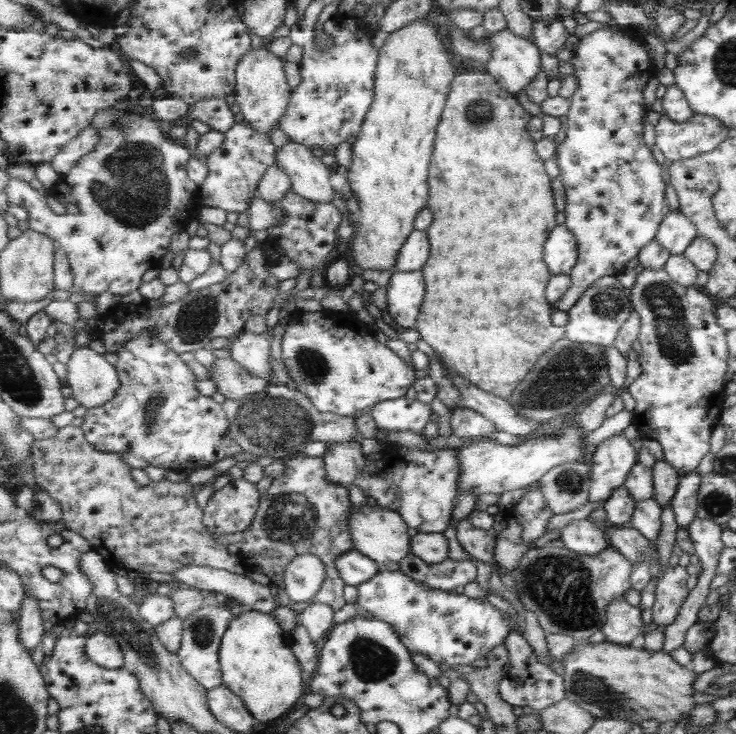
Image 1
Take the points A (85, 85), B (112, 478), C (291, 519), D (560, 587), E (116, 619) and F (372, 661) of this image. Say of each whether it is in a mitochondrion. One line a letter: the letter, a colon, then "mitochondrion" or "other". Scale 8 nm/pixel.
A: other
B: other
C: mitochondrion
D: mitochondrion
E: mitochondrion
F: mitochondrion

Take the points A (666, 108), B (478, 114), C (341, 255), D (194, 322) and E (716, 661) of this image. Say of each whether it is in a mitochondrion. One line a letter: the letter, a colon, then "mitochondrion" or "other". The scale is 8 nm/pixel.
A: other
B: mitochondrion
C: other
D: mitochondrion
E: other

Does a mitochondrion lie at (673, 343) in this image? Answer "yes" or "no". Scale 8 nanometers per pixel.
yes

